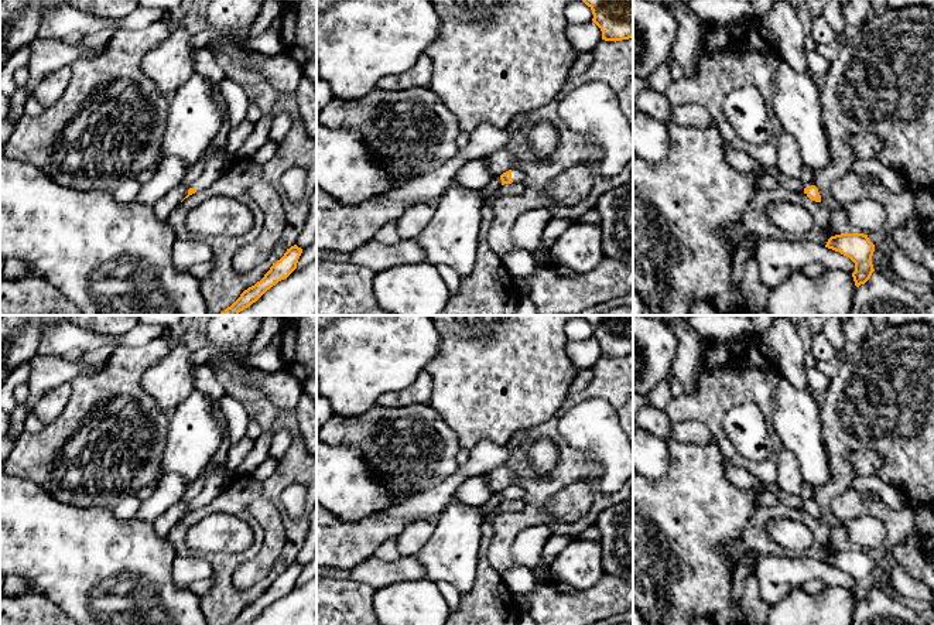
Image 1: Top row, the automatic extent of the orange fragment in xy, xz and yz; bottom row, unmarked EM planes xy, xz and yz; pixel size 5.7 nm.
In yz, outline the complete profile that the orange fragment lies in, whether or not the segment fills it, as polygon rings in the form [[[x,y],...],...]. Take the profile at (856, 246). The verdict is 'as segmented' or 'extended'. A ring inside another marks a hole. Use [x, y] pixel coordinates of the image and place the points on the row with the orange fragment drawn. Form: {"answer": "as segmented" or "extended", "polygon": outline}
{"answer": "as segmented", "polygon": [[[835,235],[828,239],[825,247],[839,252],[855,263],[855,271],[852,273],[852,277],[856,287],[865,284],[875,271],[872,264],[875,245],[869,240],[868,235]]]}

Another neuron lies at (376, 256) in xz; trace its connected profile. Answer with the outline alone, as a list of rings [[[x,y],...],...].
[[[373,239],[355,249],[349,262],[379,273],[393,266],[425,262],[425,253],[417,239],[401,239],[396,245],[383,245]]]

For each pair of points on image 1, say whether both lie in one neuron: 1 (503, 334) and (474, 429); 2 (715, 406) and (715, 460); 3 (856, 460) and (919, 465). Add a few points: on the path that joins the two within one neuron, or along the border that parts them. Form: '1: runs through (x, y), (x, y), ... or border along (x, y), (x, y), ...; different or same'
1: runs through (503, 358), (503, 366), (488, 383), (479, 405); same
2: border along (712, 439), (726, 460); different
3: border along (849, 454), (858, 450), (876, 450), (883, 463); different

